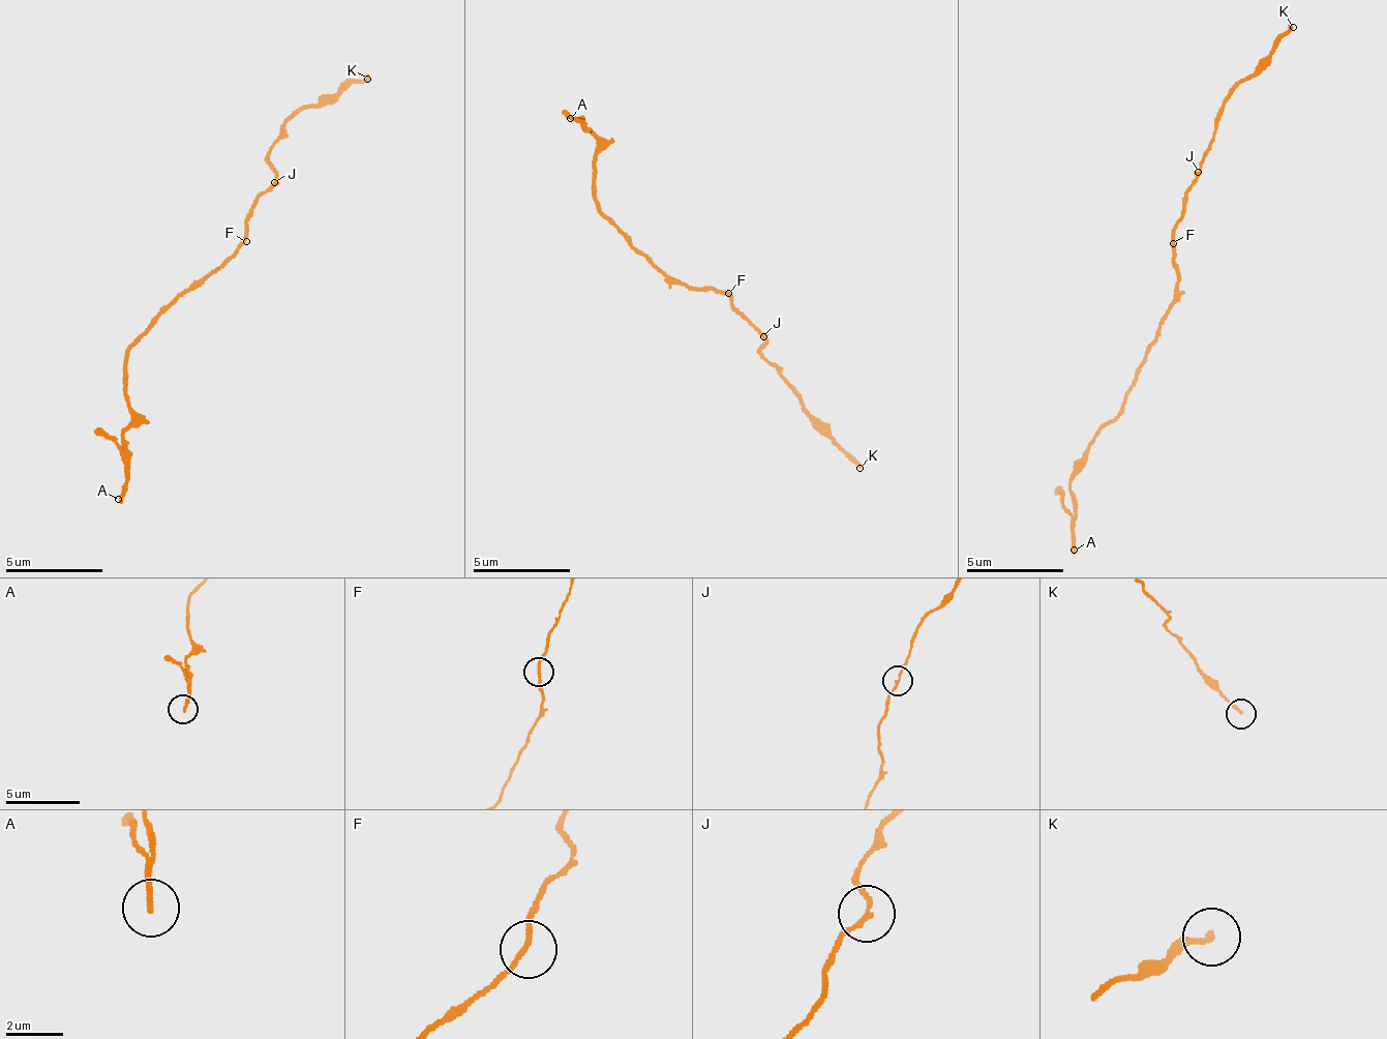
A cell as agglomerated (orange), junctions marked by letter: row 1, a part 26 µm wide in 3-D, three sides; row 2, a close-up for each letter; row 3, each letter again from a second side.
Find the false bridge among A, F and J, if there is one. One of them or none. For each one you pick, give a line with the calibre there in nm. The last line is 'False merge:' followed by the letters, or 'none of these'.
False merge: none of these

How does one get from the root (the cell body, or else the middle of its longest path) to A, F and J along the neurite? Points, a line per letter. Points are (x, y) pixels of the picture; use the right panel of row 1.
A: (1174, 284), (1177, 296), (1150, 343), (1121, 411), (1092, 439), (1086, 448), (1086, 462), (1068, 487), (1074, 550)
F: (1174, 284), (1178, 277), (1173, 243)
J: (1174, 284), (1178, 277), (1173, 224), (1181, 213), (1181, 199), (1197, 170)

